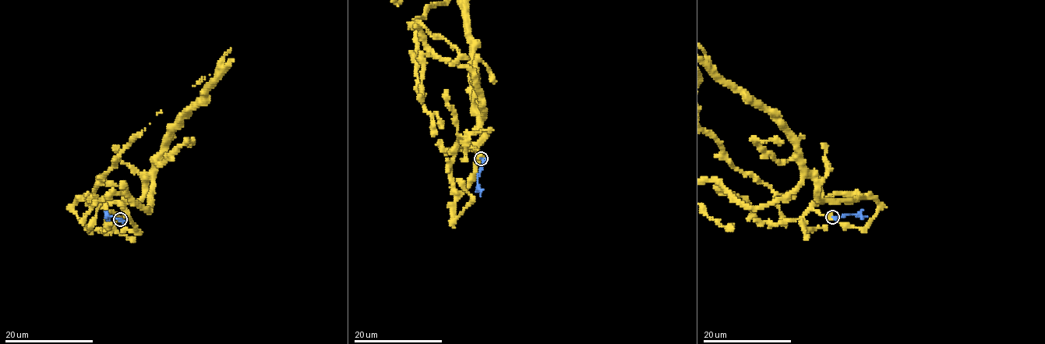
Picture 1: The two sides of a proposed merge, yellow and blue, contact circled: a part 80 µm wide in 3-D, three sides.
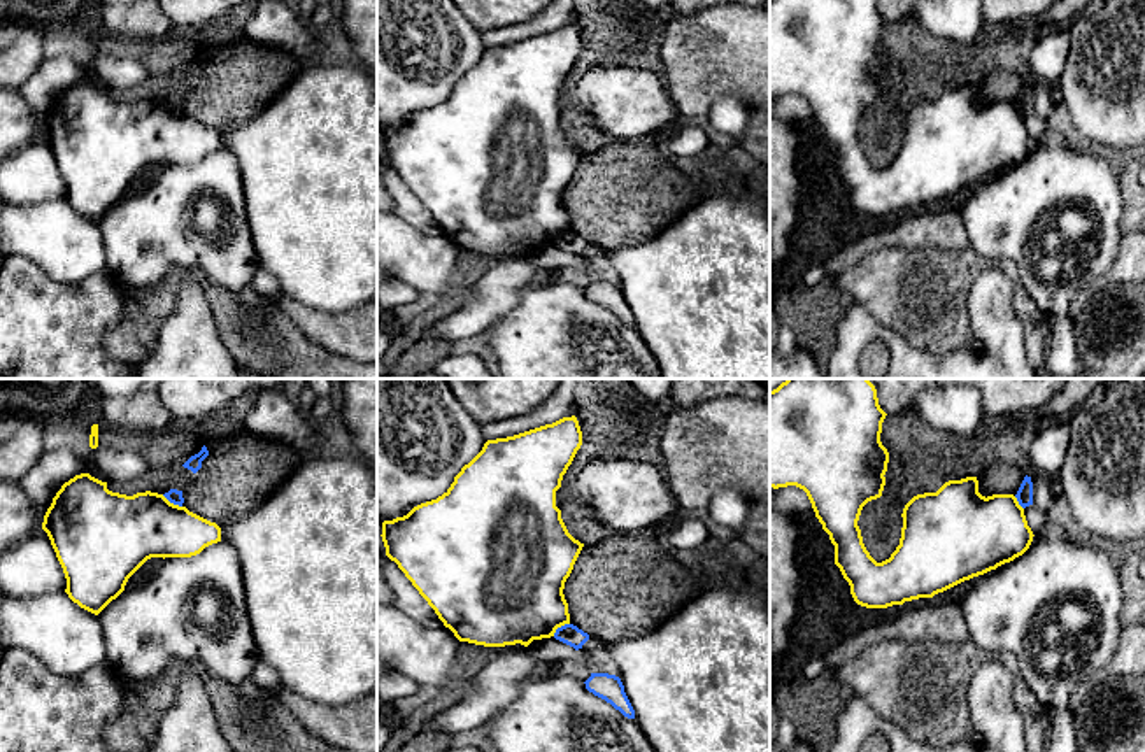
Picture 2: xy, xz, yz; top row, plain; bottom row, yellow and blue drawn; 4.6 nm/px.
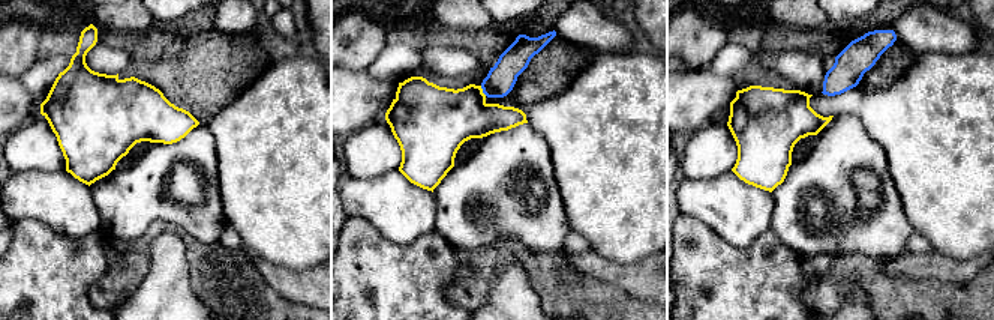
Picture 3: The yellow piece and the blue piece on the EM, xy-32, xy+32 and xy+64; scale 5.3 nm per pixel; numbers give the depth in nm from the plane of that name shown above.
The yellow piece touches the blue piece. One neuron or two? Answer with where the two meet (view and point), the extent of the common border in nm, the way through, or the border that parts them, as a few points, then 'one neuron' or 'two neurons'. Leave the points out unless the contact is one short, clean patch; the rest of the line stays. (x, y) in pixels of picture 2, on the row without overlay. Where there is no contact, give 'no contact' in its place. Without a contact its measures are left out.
contact xy (172, 111); length 110 nm; border xy (162, 102), (181, 114); two neurons

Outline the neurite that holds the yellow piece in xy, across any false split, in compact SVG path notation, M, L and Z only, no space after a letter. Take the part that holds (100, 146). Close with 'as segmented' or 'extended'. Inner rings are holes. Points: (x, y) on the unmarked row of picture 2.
M81 81L61 93L42 130L67 186L65 200L98 223L116 207L128 186L151 165L191 165L221 149L221 135L158 100L112 100L107 89Z; as segmented

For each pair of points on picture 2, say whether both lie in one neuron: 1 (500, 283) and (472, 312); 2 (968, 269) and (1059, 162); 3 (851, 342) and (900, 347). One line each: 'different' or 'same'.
1: same
2: different
3: same

